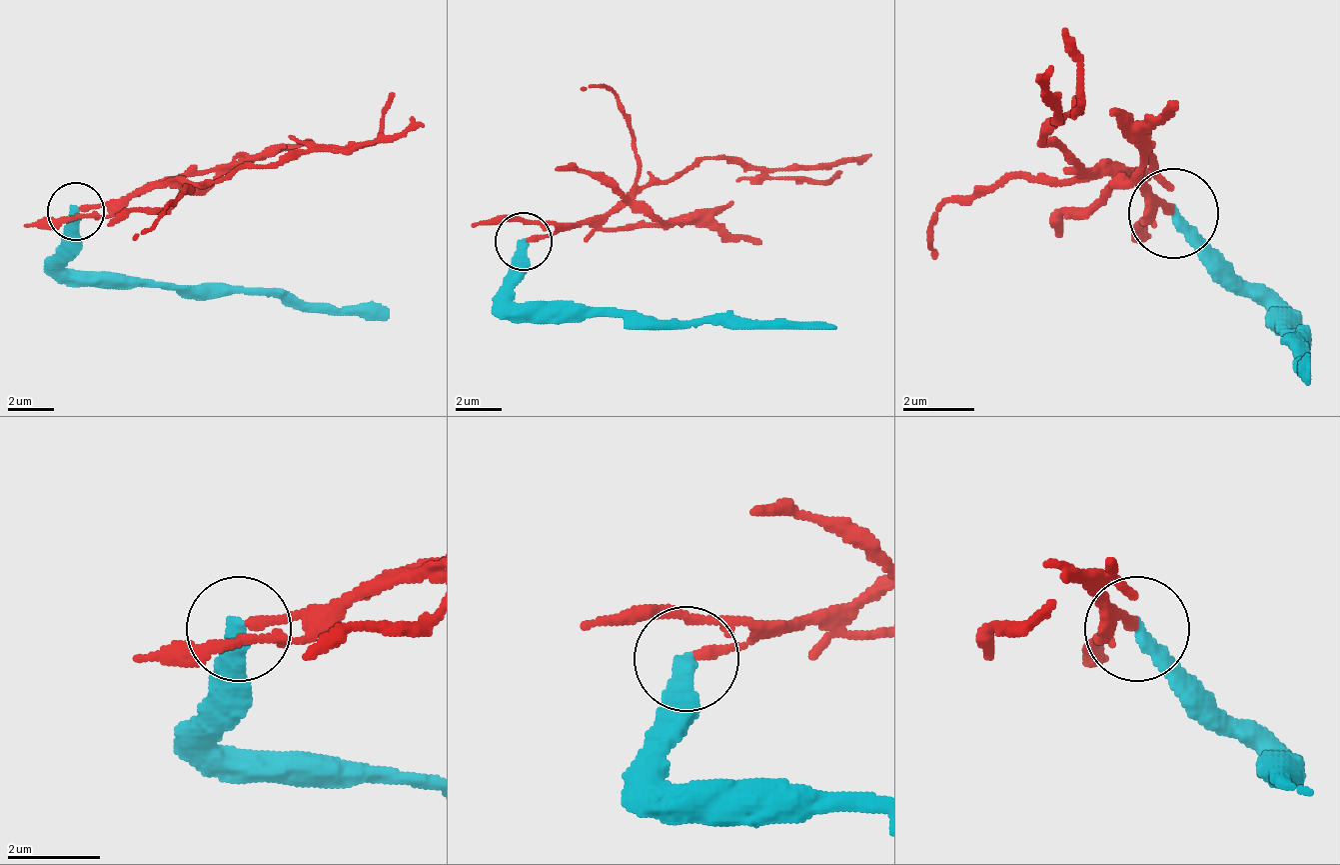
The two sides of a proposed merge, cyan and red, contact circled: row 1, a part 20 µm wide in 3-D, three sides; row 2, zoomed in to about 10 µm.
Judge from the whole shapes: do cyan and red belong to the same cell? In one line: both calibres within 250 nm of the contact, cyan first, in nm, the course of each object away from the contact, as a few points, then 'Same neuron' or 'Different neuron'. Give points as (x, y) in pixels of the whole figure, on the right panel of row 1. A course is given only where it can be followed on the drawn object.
Thickness 360 nm (cyan) against 200 nm. Course of cyan: (1170, 216), (1296, 333), (1296, 360), (1305, 378). Course of red: (1170, 216), (1134, 180), (1080, 162), (1044, 144), (1080, 108), (1062, 27). Different neuron

